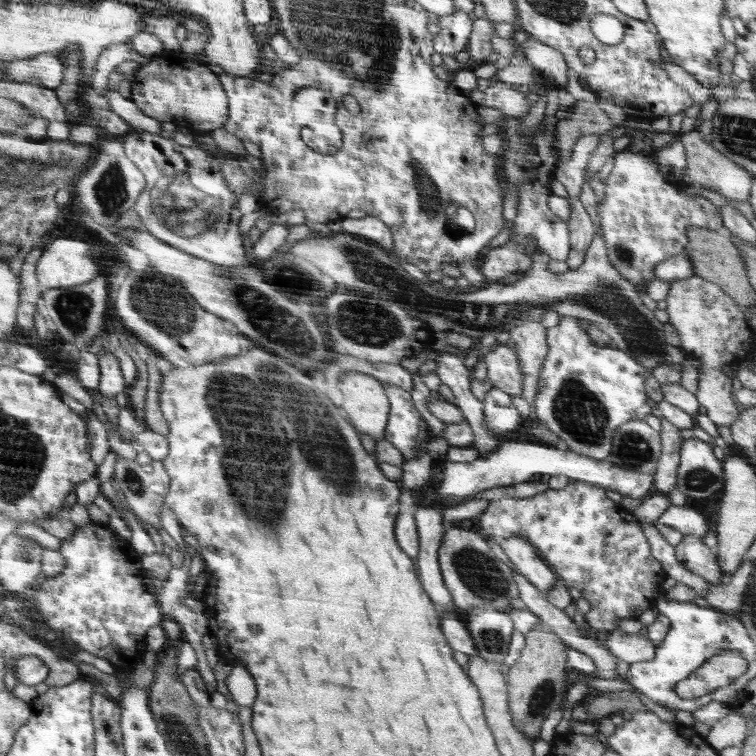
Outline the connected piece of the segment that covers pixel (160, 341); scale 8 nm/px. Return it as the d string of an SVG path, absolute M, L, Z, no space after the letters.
M149 264L148 267L151 271L130 268L128 276L116 290L116 300L112 302L112 317L122 320L145 345L164 356L176 354L184 362L200 365L208 361L220 363L224 358L240 354L242 348L248 350L252 346L250 338L226 330L220 316L202 310L180 280L156 271Z

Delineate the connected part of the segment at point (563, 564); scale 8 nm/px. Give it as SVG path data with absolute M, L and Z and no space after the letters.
M571 480L564 488L550 489L543 494L526 498L490 501L490 504L480 517L480 528L488 536L520 536L528 540L544 562L553 570L555 575L568 587L573 586L580 591L581 597L590 603L590 611L586 614L586 624L596 630L607 630L609 633L618 629L616 620L636 618L657 605L661 596L653 596L654 590L661 592L661 585L667 572L660 570L663 565L655 559L651 552L651 544L647 534L643 532L642 522L628 511L606 498L604 488L598 485Z

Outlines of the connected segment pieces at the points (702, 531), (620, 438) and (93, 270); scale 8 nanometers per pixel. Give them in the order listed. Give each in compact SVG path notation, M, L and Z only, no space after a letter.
M671 505L659 520L664 526L670 526L683 535L690 534L698 538L704 537L709 529L703 514L686 506Z
M642 420L624 423L614 434L611 455L607 461L622 469L653 476L661 456L660 433Z
M57 238L45 246L37 272L42 288L47 291L84 284L98 275L98 266L86 242Z

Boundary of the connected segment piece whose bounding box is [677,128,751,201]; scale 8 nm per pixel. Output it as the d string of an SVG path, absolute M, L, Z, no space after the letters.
M697 128L692 132L680 133L677 139L682 142L686 154L686 166L683 172L697 186L719 192L734 200L749 200L751 193L751 174L740 168L728 157L717 151L711 143L706 143Z

